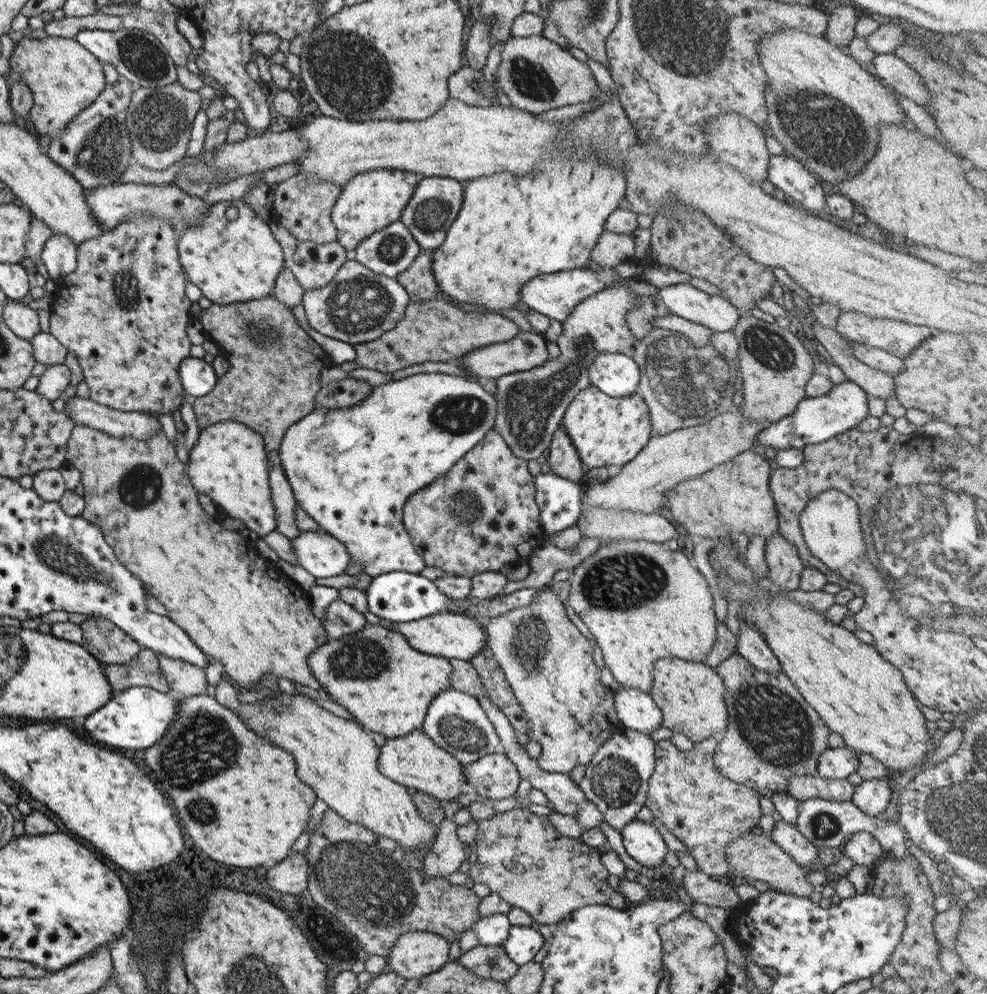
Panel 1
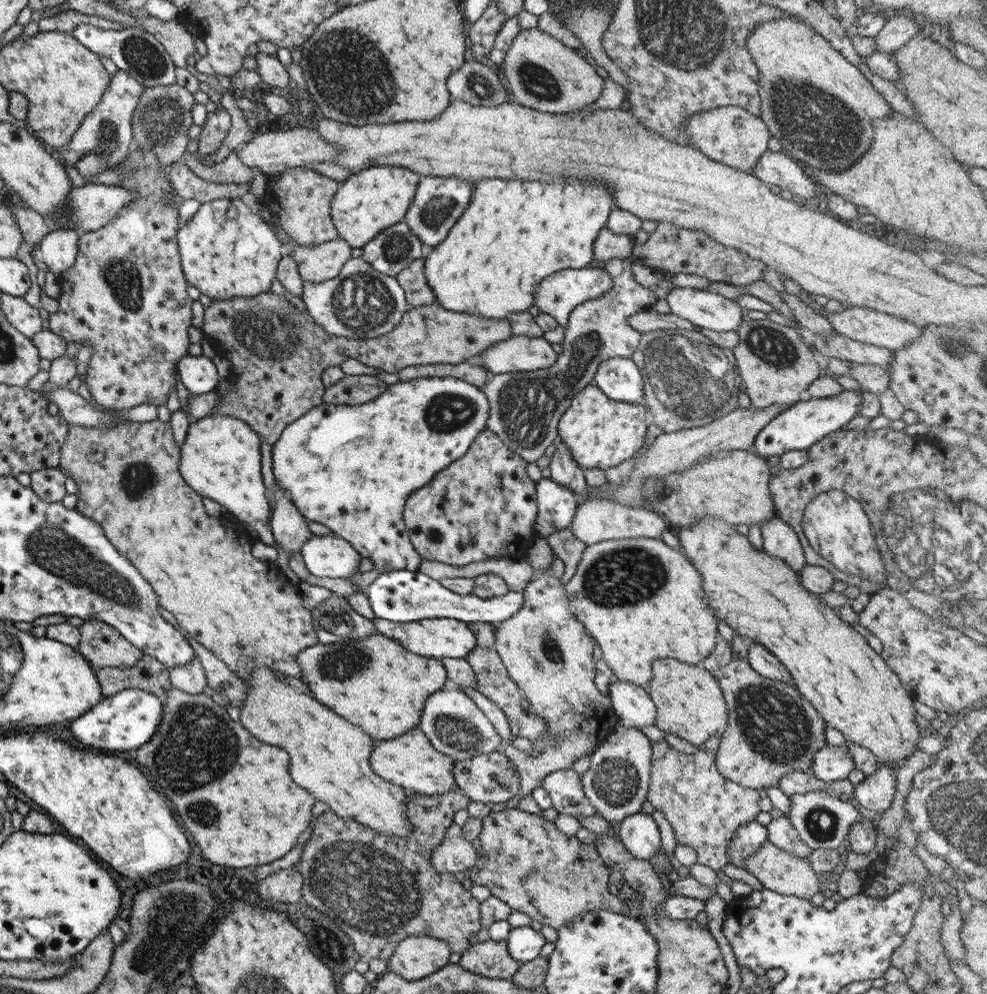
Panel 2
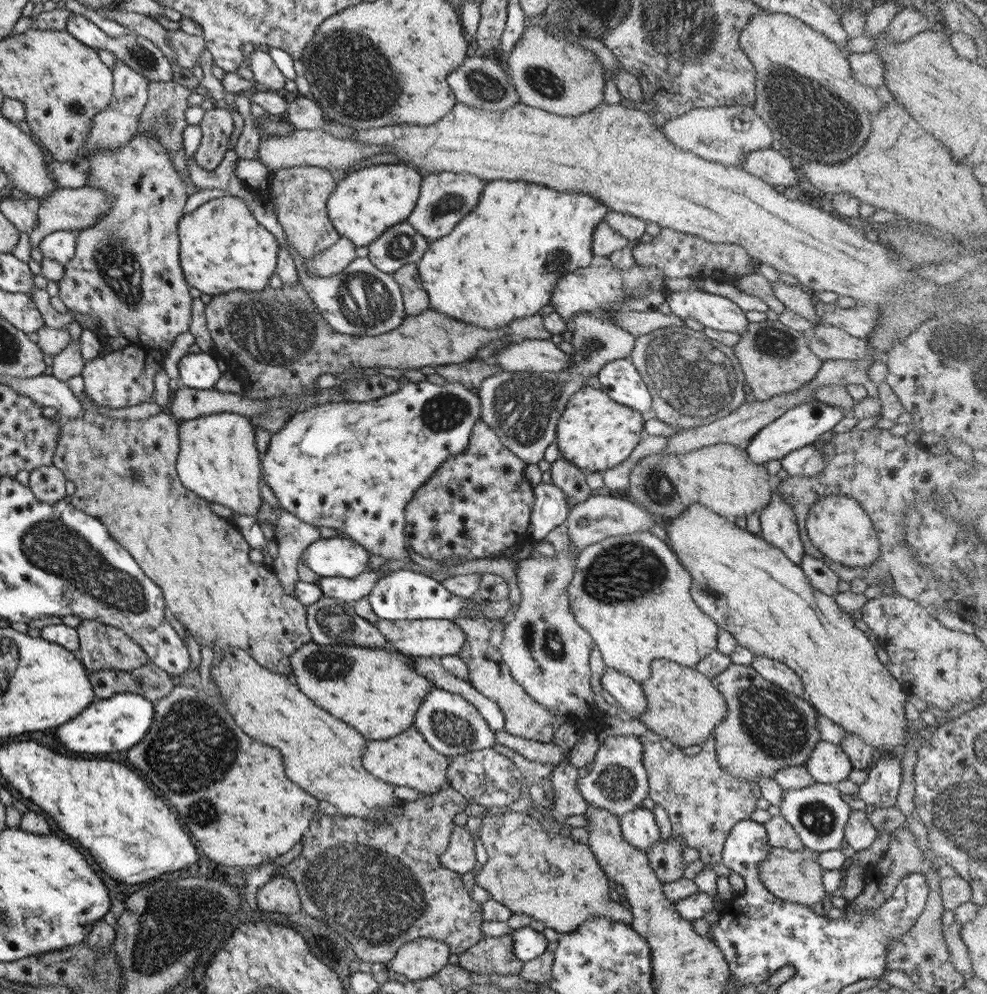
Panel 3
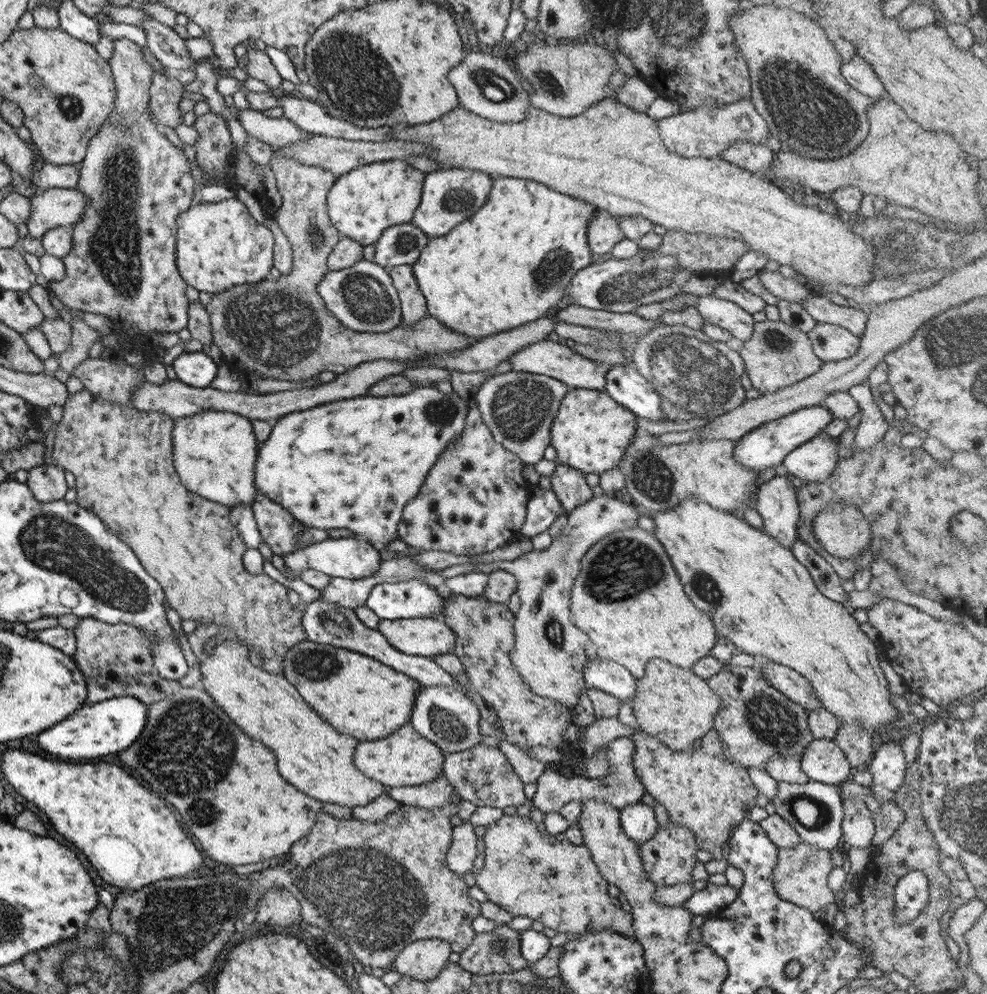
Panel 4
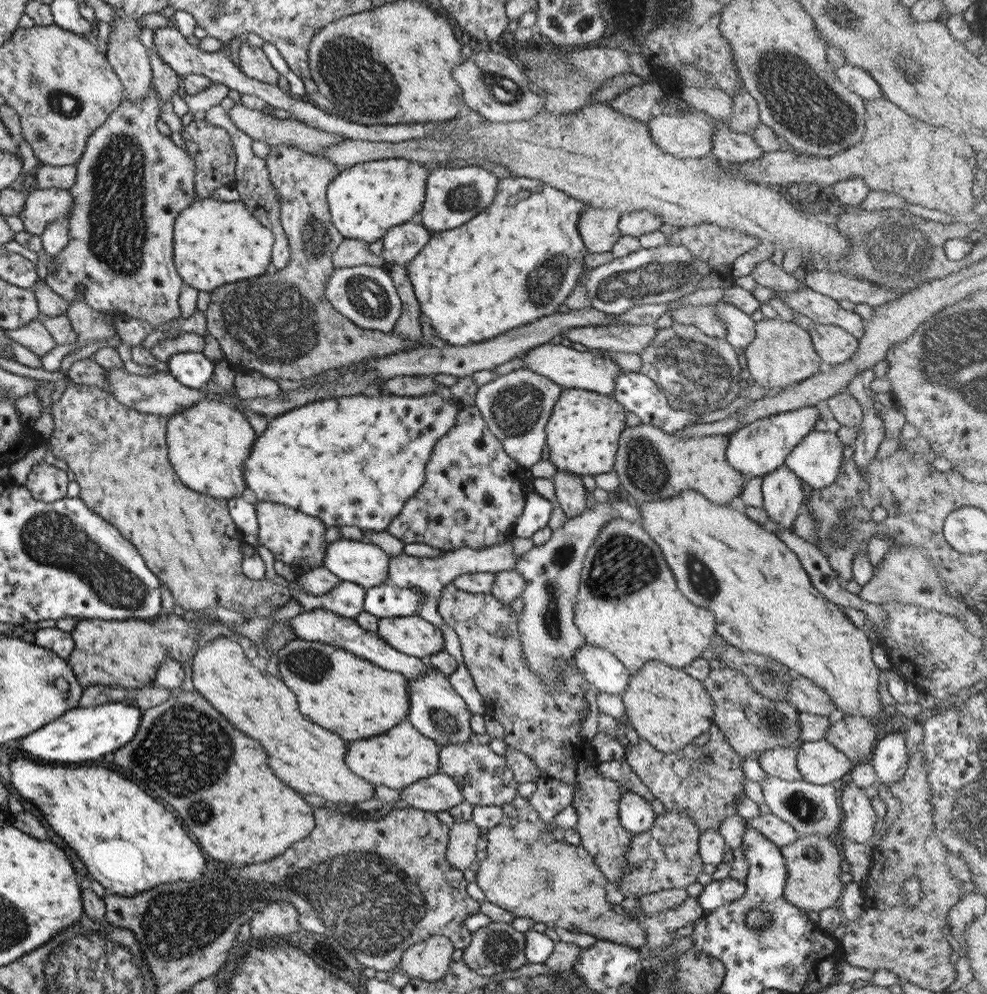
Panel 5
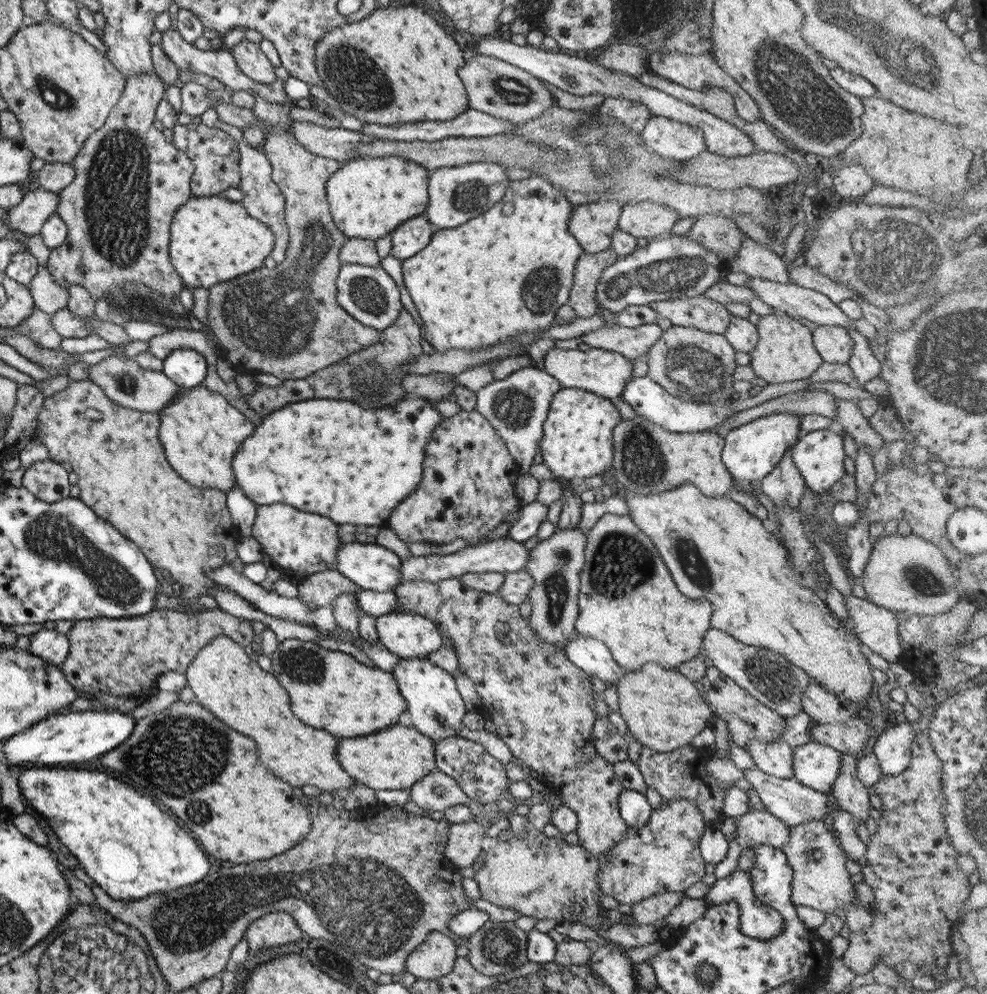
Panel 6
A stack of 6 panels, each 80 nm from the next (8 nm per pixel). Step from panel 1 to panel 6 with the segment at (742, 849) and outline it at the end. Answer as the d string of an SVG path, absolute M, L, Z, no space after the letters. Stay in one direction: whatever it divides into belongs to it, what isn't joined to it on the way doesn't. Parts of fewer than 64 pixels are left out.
M811 819L795 826L788 826L788 839L779 848L792 870L791 902L794 906L810 906L822 913L845 916L845 907L852 902L854 889L844 861L849 858L837 846L829 833L829 826L823 821Z

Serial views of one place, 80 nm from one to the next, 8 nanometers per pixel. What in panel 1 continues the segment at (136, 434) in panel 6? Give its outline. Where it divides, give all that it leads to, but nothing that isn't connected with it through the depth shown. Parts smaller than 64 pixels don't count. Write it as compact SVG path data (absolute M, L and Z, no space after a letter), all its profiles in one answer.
M76 425L71 429L64 454L65 465L70 465L79 472L81 481L79 492L83 497L85 508L80 518L97 525L102 532L104 542L113 550L113 556L117 559L131 574L140 578L147 594L156 598L158 602L167 611L166 617L170 622L175 623L191 639L191 642L205 655L212 656L223 665L223 670L227 674L229 681L235 681L241 687L248 689L255 686L256 682L261 680L264 674L273 674L277 678L283 676L289 682L297 682L313 690L322 689L322 686L311 676L307 666L306 656L318 646L327 641L325 631L321 628L320 621L309 611L308 593L300 585L291 579L279 574L277 566L271 562L263 561L256 550L247 544L239 531L229 531L223 529L221 524L213 520L212 516L207 515L199 506L197 493L193 489L189 478L187 477L186 466L184 466L175 457L174 446L170 440L163 434L163 431L157 431L146 441L141 441L133 437L115 438L101 431Z

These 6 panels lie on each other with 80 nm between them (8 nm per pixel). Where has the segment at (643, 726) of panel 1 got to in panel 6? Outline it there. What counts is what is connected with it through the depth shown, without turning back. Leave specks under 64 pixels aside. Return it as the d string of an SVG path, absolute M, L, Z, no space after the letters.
M575 635L564 644L565 656L577 668L595 676L605 683L616 682L624 674L623 669L612 659L608 648L596 638Z

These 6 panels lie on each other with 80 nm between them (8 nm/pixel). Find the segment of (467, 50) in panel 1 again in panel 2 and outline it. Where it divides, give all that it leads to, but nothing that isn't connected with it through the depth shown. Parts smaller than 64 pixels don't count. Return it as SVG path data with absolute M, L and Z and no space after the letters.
M489 2L481 17L468 27L467 40L471 43L471 57L475 62L484 62L488 52L493 48L495 38L504 24L503 12Z

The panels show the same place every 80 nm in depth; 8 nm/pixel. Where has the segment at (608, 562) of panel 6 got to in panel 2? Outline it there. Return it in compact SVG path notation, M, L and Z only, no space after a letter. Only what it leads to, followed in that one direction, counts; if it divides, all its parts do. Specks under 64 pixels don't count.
M640 537L603 540L587 545L569 582L563 587L570 612L594 638L612 677L646 688L652 677L651 663L655 659L674 658L679 662L700 665L713 650L719 638L718 622L715 612L702 599L700 584L699 573L683 554L671 550L657 538Z

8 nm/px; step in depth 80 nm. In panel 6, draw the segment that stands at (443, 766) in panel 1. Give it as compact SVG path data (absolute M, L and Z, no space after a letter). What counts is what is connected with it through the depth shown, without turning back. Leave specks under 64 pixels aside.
M398 722L361 738L339 740L336 761L353 780L373 790L405 790L436 770L433 740Z

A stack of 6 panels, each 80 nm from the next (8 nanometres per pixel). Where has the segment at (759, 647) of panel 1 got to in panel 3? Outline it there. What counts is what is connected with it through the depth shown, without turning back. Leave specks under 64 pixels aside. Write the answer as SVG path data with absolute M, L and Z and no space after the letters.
M753 654L750 666L765 680L772 682L785 692L807 701L800 676L795 674L795 672L787 668L784 664L781 664L781 662L777 662L766 656Z

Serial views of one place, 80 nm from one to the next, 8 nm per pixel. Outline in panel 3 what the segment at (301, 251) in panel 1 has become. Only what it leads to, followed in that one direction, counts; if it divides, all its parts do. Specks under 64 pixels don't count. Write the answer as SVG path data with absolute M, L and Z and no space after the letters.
M339 237L331 246L310 260L303 260L305 274L309 276L333 276L343 270L356 256L355 245Z

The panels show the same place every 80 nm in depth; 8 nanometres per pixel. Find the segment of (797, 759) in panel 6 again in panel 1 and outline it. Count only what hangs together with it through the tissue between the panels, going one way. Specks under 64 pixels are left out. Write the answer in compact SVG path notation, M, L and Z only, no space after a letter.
M847 746L827 748L817 757L816 776L837 780L848 777L857 768L859 762L853 749Z

